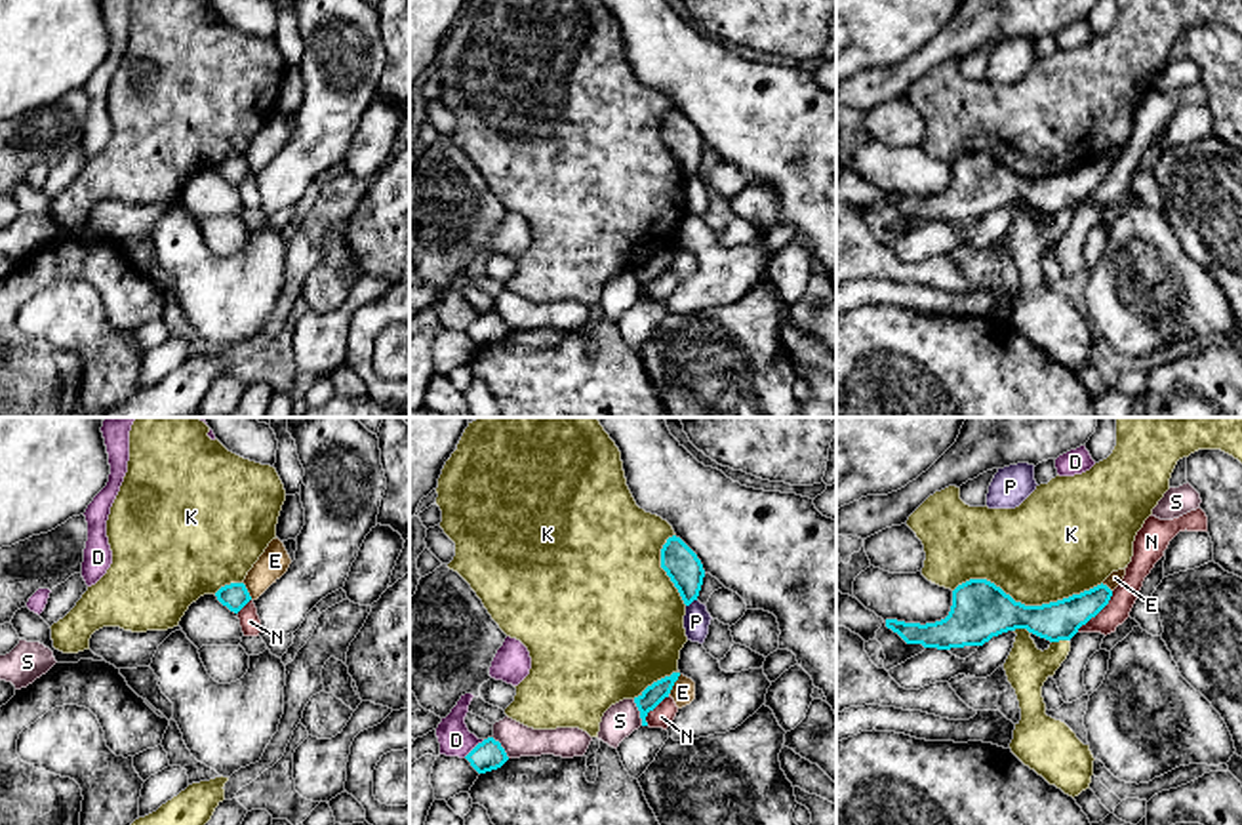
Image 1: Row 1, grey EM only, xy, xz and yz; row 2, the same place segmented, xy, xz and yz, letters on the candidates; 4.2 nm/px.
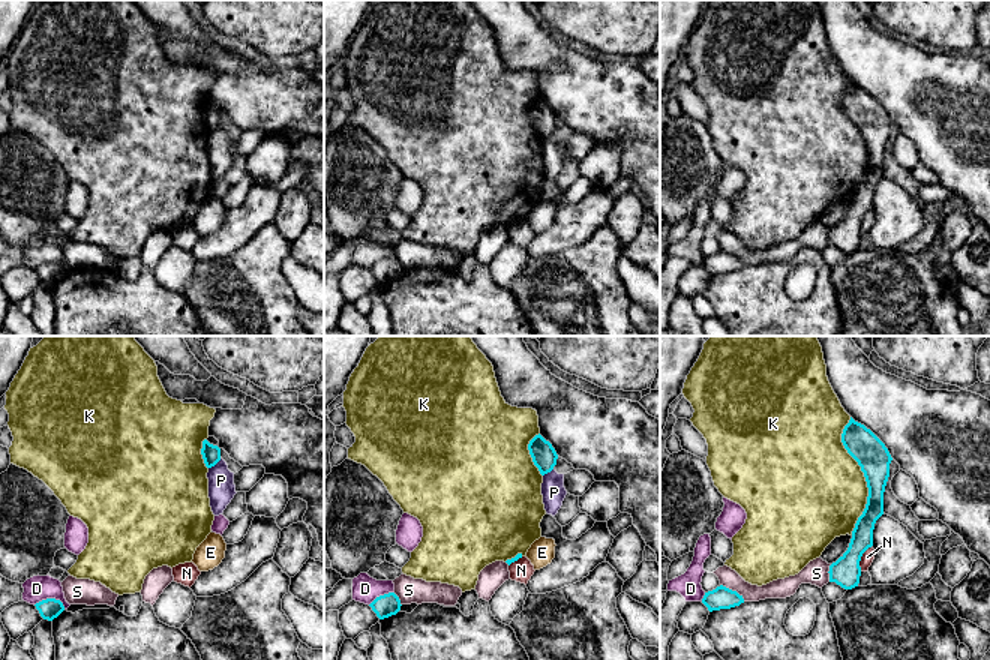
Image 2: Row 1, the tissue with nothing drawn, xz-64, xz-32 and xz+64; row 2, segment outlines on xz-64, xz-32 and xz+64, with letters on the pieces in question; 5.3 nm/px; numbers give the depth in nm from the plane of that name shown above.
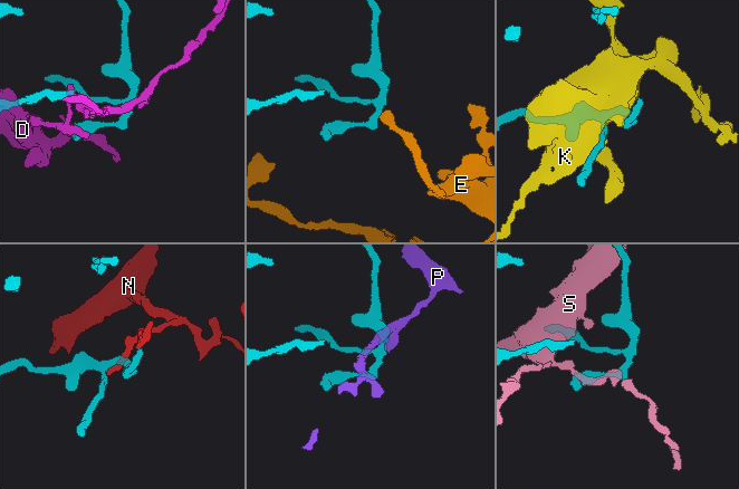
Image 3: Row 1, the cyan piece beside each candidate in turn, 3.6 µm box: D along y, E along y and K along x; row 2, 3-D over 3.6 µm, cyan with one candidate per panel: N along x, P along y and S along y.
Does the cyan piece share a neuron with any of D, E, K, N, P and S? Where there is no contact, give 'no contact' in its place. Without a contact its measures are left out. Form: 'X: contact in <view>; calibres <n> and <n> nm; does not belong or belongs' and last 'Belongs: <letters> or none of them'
D: contact in xz; calibres 130 and 140 nm; does not belong
E: contact in xz; calibres 90 and 100 nm; does not belong
K: contact in yz; calibres 240 and 440 nm; does not belong
N: contact in yz; calibres 160 and 100 nm; does not belong
P: contact in xz; calibres 150 and 110 nm; does not belong
S: contact in xz; calibres 90 and 150 nm; does not belong
Belongs: none of them

